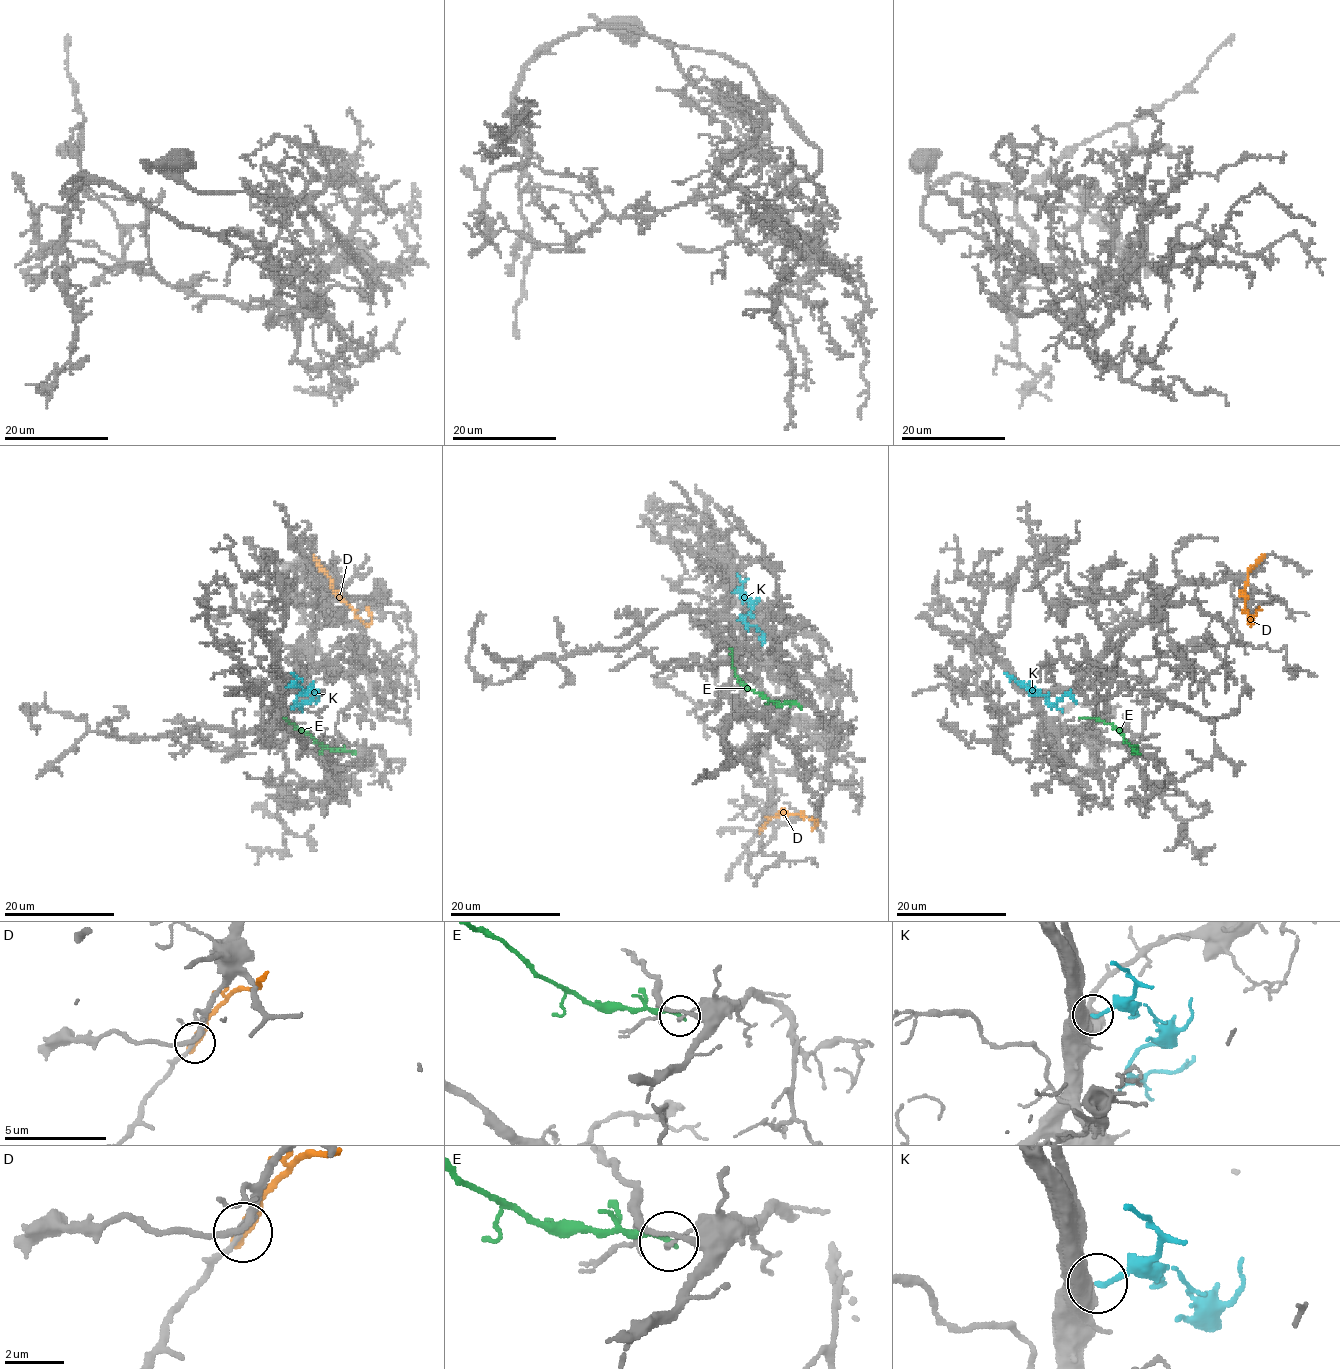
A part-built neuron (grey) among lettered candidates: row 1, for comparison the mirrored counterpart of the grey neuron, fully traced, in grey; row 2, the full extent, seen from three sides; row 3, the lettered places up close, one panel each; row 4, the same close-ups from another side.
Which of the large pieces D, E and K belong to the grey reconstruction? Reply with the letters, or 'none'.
none

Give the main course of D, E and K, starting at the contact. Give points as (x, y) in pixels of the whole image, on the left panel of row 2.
D: (314, 558), (325, 572), (333, 591), (365, 624), (372, 621), (372, 614), (366, 607)
E: (354, 753), (328, 748), (283, 718)
K: (285, 688), (299, 685), (306, 695), (299, 696), (296, 703), (308, 703), (318, 695), (315, 703)

